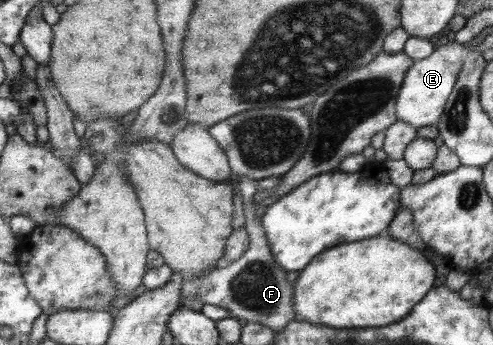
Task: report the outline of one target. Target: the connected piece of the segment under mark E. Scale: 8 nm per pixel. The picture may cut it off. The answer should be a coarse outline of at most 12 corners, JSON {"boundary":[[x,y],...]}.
{"boundary":[[437,44],[414,60],[398,92],[398,120],[436,125],[466,45]]}

